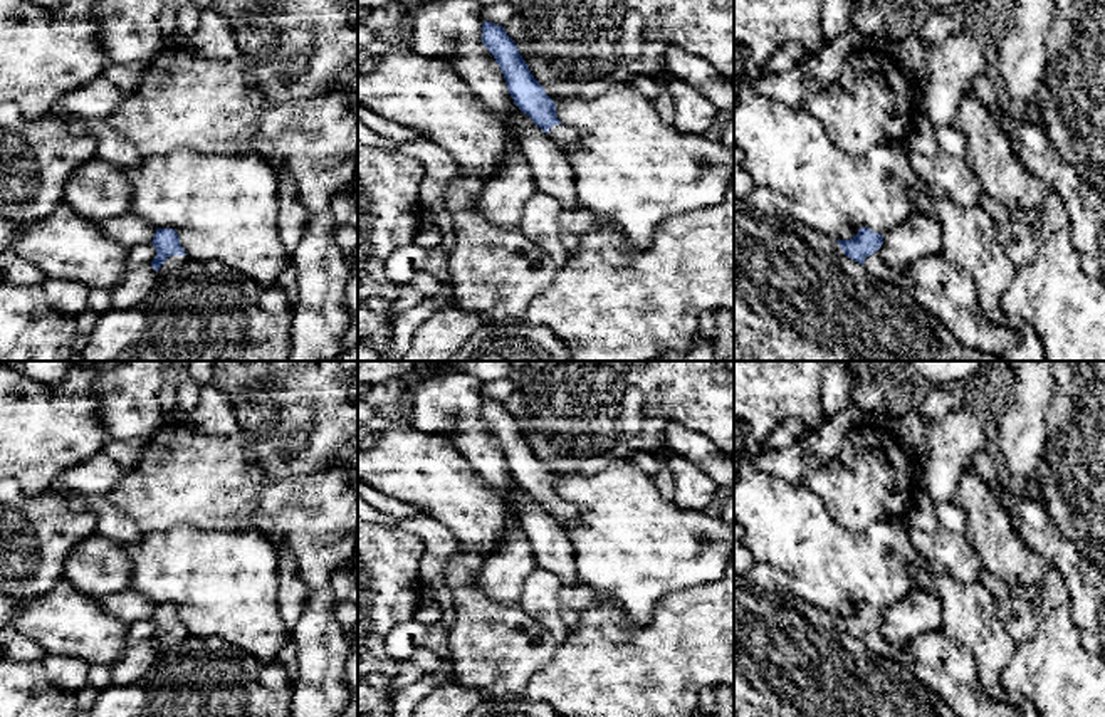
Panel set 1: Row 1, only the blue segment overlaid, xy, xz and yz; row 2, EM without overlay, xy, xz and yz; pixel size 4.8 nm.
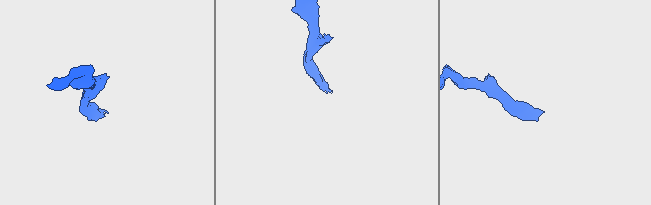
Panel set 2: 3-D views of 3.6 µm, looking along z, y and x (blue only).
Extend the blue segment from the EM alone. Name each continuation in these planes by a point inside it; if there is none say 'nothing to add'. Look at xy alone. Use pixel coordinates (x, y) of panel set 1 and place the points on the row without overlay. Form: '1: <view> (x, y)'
1: xy (172, 638)

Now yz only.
1: yz (874, 640)

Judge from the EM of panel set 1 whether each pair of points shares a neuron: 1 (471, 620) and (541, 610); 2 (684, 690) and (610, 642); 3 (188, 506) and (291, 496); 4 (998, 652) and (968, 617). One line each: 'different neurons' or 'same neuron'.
1: different neurons
2: same neuron
3: same neuron
4: same neuron

